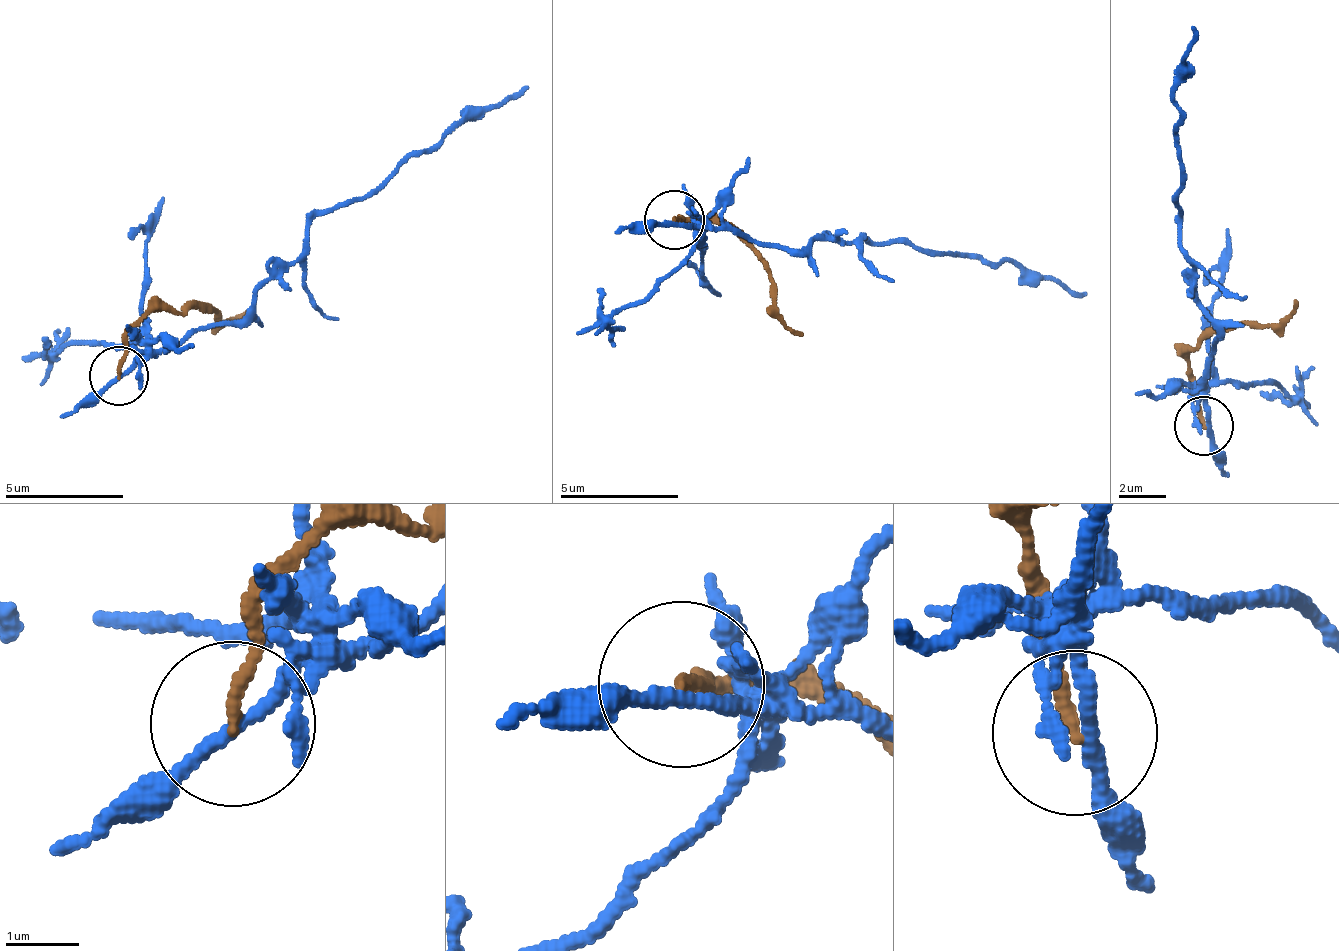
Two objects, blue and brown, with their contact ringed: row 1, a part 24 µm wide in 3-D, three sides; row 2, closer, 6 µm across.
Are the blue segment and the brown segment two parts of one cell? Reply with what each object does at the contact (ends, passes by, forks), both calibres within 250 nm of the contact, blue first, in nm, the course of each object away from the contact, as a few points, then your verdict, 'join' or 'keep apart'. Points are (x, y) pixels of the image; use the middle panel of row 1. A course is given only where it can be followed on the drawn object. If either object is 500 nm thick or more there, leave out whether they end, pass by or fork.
blue passes by | brown ends | 180/160 nm | blue via (672, 224), (792, 251), (858, 235), (876, 245), (1019, 263), (1085, 293) | brown via (672, 218), (726, 223), (768, 274), (786, 319), (804, 335) | keep apart

